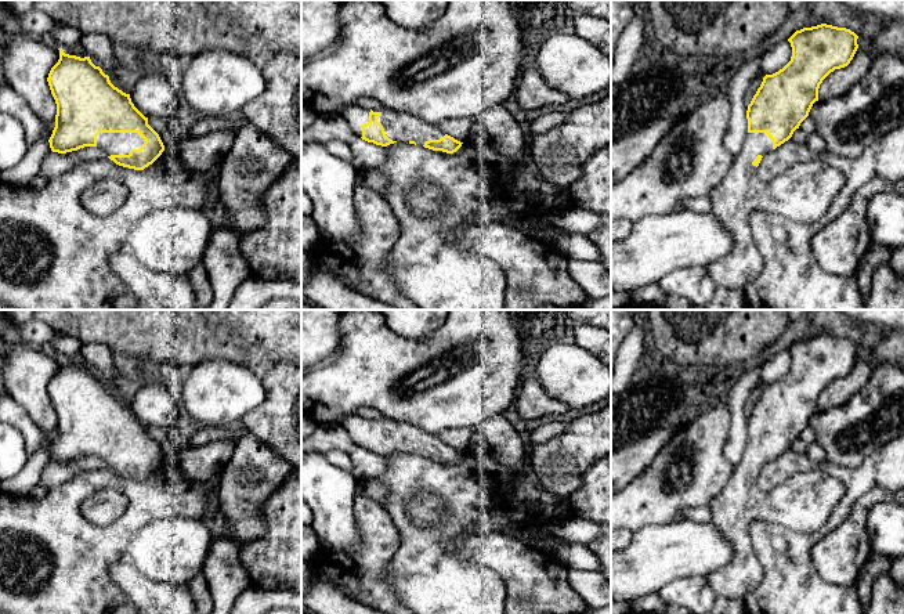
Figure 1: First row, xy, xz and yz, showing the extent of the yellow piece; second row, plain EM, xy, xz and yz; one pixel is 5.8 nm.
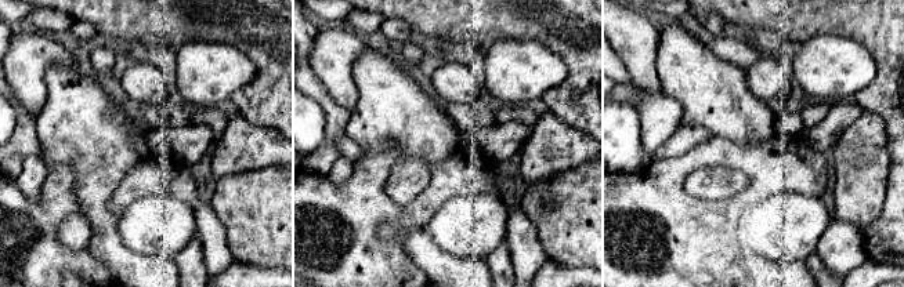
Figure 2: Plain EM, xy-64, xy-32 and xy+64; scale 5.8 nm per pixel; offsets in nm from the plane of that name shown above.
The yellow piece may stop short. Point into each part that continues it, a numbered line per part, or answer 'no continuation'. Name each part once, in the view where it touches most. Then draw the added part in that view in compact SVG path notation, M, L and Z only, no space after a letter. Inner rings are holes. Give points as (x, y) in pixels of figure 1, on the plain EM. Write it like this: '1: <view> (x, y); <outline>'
1: xy (109, 454); M100 443L97 456L105 467L111 465L129 465L131 459L140 459L145 449L138 443Z

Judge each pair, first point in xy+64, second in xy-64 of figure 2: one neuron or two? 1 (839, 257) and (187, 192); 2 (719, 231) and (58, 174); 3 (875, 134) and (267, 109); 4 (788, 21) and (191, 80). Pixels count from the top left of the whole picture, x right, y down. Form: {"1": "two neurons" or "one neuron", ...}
{"1": "one neuron", "2": "one neuron", "3": "two neurons", "4": "two neurons"}

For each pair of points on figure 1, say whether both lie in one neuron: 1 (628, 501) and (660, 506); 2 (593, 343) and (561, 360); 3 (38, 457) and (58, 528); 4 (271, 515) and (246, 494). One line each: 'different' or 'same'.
1: same
2: different
3: different
4: different

